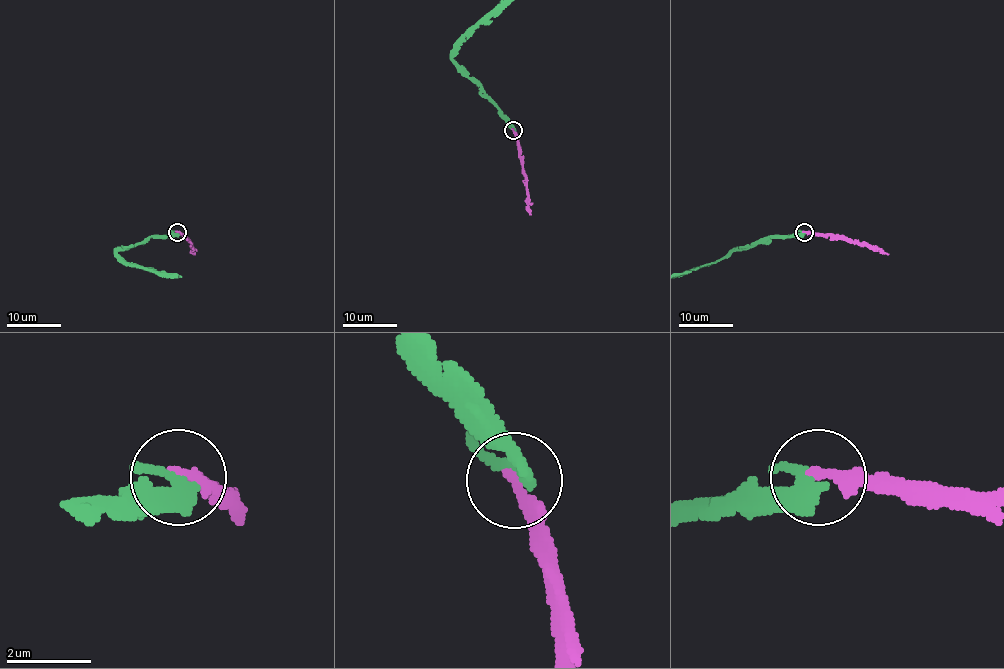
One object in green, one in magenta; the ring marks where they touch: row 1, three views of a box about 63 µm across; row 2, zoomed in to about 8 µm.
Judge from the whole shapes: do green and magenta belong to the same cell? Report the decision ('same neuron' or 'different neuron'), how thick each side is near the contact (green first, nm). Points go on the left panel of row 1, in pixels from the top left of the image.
same neuron; calibres 300 and 320 nm

